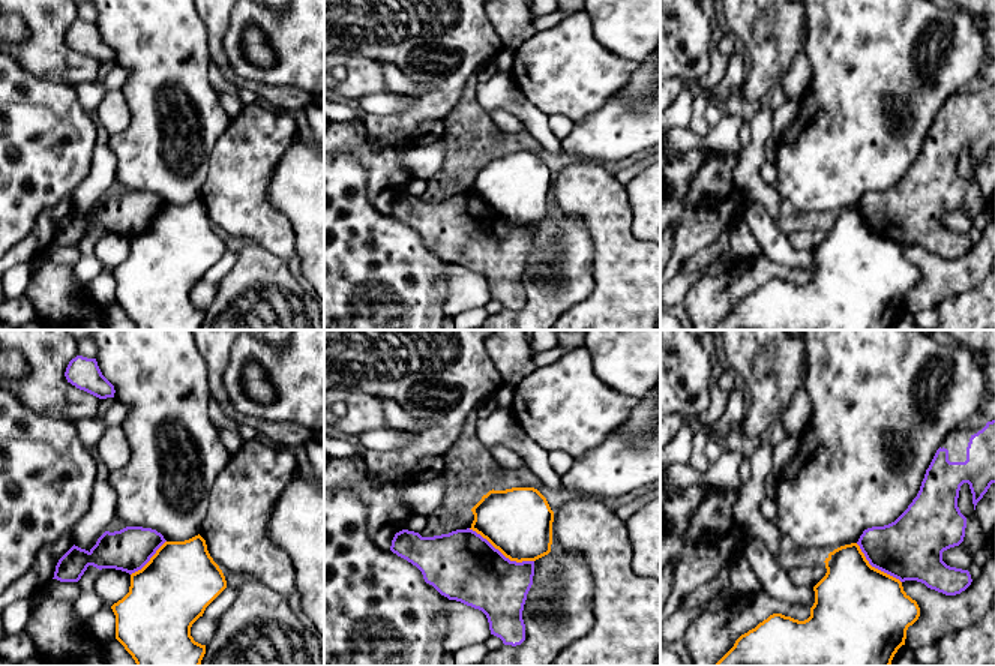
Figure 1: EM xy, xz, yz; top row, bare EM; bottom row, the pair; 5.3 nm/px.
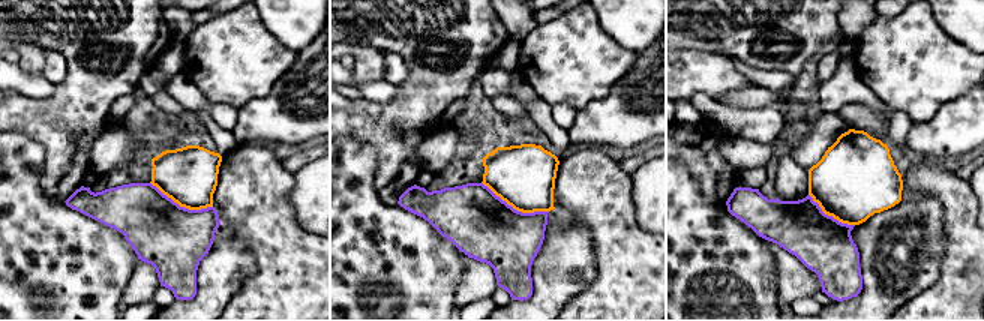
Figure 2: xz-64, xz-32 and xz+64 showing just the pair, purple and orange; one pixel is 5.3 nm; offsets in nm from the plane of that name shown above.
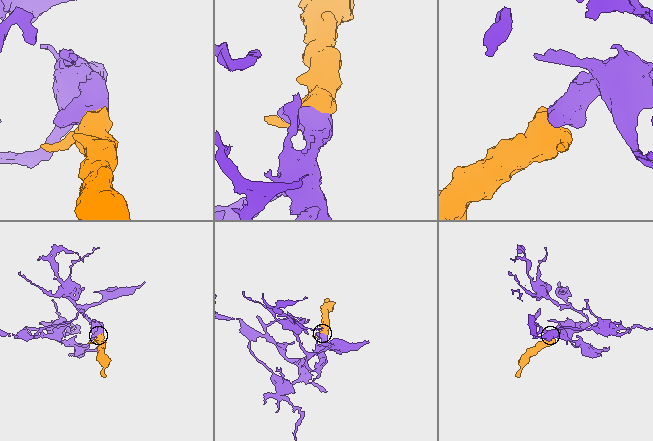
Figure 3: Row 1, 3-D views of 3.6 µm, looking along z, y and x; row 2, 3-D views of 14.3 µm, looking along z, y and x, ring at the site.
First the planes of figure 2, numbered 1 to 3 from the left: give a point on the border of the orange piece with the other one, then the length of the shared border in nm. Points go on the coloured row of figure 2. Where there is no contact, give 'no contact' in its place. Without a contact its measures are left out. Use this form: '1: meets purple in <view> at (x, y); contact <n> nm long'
1: meets purple in xz-64 at (182, 207); contact 360 nm long
2: meets purple in xz-32 at (513, 209); contact 400 nm long
3: meets purple in xz+64 at (830, 216); contact 300 nm long

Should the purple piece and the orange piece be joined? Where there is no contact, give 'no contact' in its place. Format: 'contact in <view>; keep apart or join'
contact in xz; keep apart

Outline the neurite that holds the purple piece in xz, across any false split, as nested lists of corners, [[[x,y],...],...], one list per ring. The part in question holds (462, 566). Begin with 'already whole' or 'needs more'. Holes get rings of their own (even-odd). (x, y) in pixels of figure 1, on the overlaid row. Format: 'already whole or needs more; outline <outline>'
already whole; outline [[[470,528],[434,537],[402,530],[395,534],[390,550],[416,566],[441,596],[482,610],[491,634],[504,645],[525,640],[522,610],[534,561],[510,561]]]

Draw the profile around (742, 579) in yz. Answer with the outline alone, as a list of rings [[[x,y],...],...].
[[[734,556],[726,570],[729,578],[729,586],[738,594],[762,592],[753,572],[741,560],[741,556]]]

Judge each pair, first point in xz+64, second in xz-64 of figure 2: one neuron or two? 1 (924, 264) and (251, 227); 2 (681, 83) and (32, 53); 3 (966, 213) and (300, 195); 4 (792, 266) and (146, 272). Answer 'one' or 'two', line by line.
1: two
2: one
3: two
4: one

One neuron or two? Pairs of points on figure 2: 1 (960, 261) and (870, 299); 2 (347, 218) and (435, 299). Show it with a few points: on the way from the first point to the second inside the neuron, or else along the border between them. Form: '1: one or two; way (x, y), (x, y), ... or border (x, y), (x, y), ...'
1: two; border (945, 236), (941, 275), (915, 296)
2: one; way (366, 240), (375, 249), (383, 249), (413, 279)

